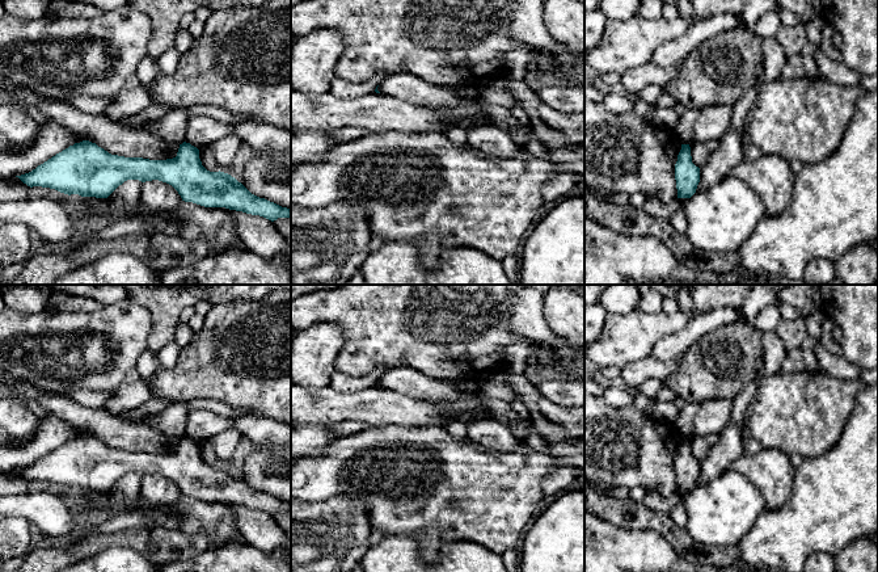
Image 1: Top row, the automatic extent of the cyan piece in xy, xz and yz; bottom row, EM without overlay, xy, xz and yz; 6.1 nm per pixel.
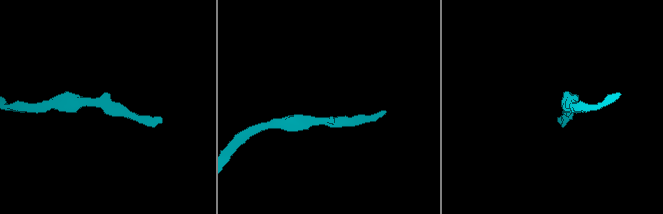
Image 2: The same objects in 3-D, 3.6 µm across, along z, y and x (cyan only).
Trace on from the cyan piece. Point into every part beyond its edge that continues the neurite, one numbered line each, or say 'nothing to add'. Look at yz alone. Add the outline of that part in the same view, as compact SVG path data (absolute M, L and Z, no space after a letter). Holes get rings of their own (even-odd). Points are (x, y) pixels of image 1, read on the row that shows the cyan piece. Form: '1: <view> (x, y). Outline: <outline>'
nothing to add

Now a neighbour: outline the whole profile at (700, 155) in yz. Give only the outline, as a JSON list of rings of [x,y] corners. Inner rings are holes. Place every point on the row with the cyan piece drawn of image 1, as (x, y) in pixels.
[[[697,140],[689,143],[692,163],[700,169],[708,163],[709,152],[705,148],[705,144]]]

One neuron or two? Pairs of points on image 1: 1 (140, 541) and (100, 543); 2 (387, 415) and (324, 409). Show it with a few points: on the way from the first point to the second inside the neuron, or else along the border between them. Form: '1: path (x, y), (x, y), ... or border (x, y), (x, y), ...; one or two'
1: path (130, 541), (110, 541); one
2: path (371, 409), (340, 409); one

